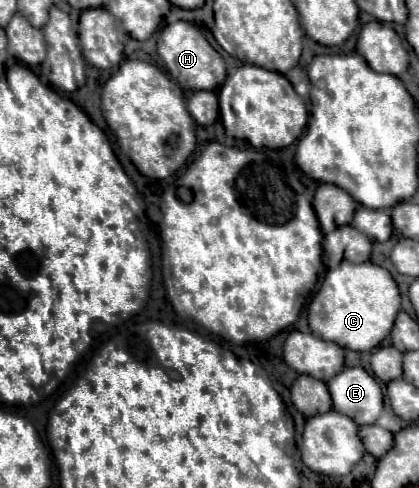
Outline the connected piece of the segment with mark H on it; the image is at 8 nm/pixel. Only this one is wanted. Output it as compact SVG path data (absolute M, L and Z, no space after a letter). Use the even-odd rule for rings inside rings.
M176 22L166 26L158 36L158 54L166 64L166 70L184 90L218 90L226 78L226 66L222 56L210 46L198 26L190 22Z

